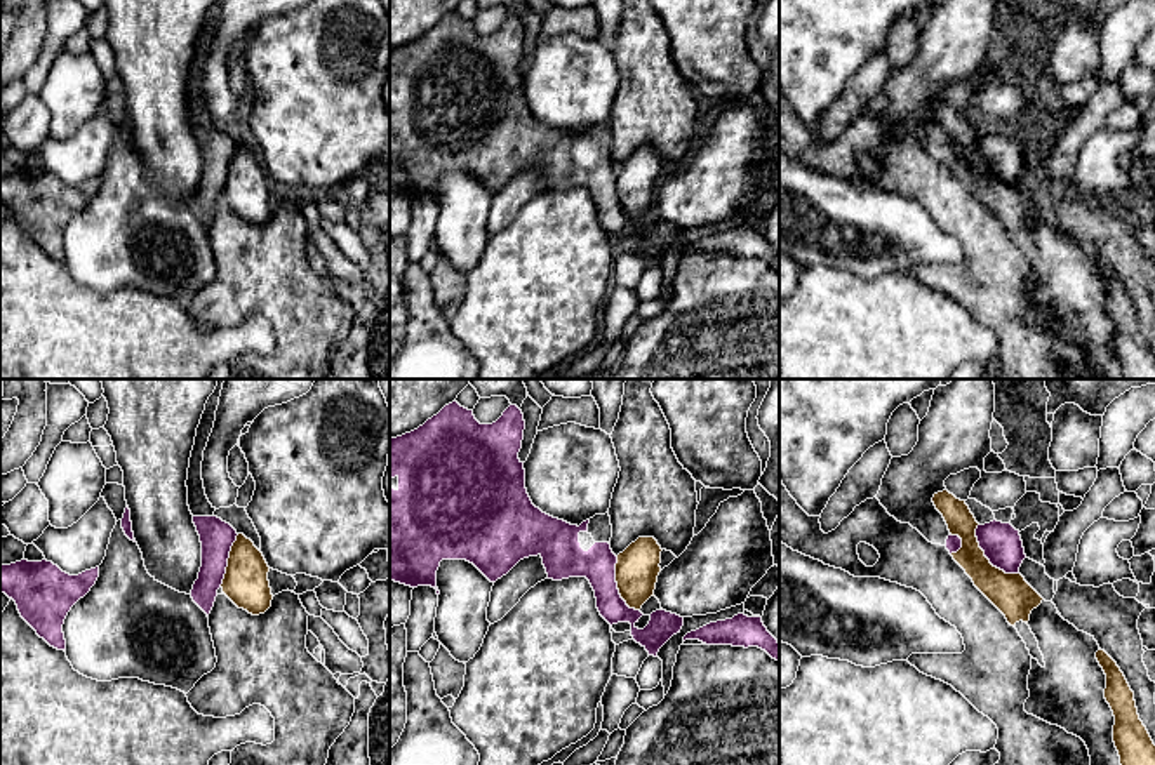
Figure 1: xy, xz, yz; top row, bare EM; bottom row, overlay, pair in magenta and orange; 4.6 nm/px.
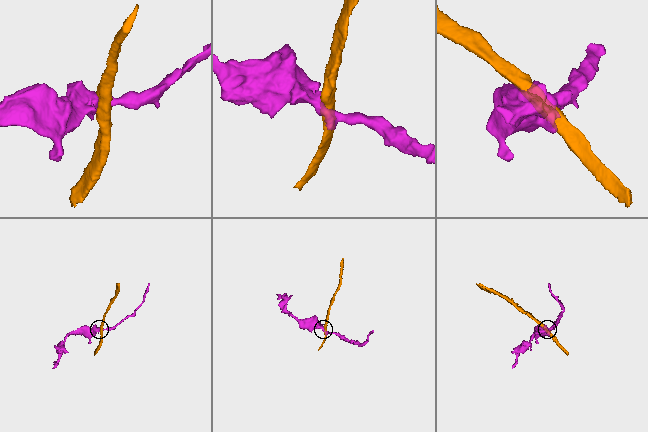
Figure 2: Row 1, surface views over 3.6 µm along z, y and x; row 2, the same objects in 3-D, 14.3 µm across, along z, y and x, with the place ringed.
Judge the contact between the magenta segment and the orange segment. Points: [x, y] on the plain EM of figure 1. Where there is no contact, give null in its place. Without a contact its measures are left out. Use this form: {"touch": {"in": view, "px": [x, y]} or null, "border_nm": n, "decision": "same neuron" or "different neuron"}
{"touch": {"in": "yz", "px": [985, 166]}, "border_nm": 300, "decision": "different neuron"}

